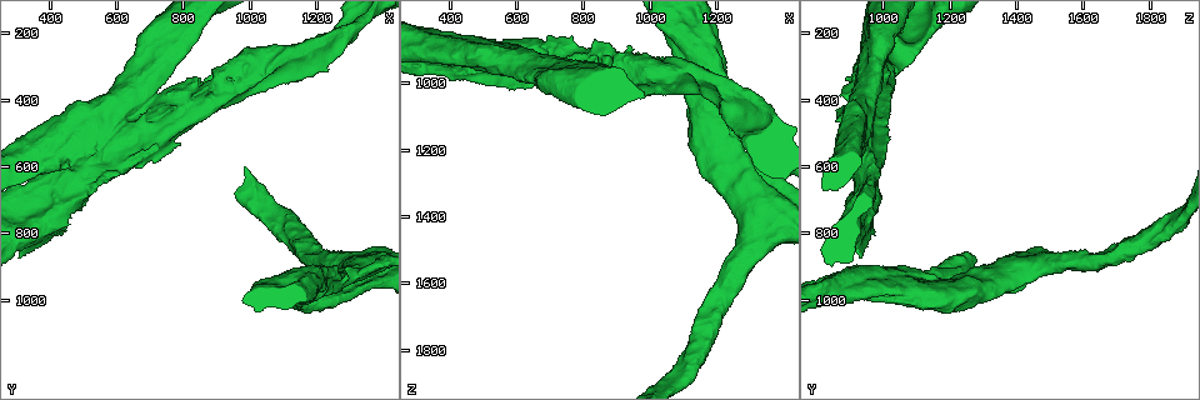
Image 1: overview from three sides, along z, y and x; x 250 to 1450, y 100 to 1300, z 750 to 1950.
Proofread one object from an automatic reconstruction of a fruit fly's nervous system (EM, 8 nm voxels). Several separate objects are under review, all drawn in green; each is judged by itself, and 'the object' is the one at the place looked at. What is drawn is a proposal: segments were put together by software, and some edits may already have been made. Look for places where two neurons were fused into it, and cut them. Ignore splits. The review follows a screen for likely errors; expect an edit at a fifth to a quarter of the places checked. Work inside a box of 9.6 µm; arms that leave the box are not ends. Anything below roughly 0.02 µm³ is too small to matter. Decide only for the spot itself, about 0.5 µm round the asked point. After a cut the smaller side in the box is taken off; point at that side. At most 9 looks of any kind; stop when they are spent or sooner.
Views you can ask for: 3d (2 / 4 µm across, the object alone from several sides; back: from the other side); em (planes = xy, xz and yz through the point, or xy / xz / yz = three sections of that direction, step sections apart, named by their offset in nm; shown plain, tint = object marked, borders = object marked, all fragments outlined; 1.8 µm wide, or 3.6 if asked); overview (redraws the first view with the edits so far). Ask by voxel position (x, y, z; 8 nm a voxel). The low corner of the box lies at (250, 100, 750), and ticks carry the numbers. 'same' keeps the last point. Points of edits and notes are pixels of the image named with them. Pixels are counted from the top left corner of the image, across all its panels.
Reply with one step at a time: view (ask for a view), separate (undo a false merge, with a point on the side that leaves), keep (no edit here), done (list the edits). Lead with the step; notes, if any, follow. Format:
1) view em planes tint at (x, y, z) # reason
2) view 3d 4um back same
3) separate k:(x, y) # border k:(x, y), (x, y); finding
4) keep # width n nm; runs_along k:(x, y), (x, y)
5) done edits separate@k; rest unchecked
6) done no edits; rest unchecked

view em xz step 16 tint at (1170, 310, 1020) # closes a loop

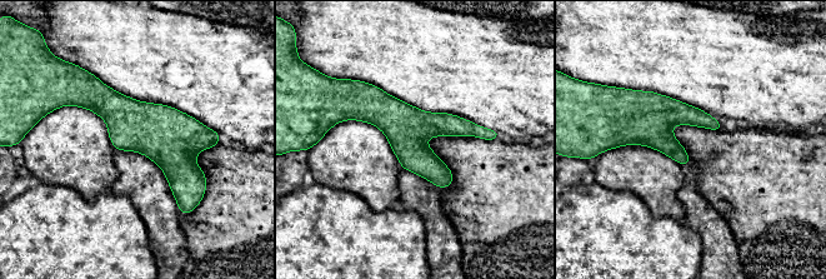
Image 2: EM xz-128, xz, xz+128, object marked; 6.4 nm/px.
view em planes borders same # cut it another way

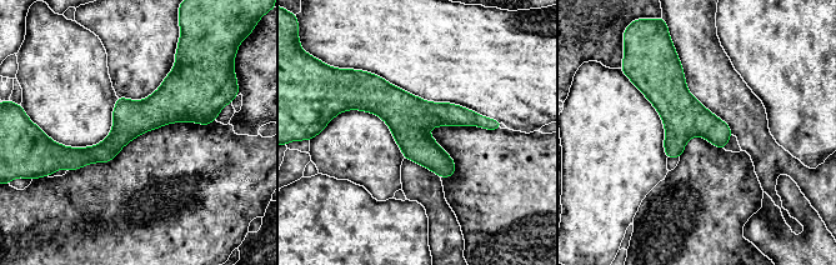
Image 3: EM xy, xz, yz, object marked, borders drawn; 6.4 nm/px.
keep # runs_along 3:(211, 116), (153, 111), (103, 153), (66, 153); all the same neuron

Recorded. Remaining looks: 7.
view em 3.6um yz step 8 tint at (1150, 940, 900) # sudden change in width

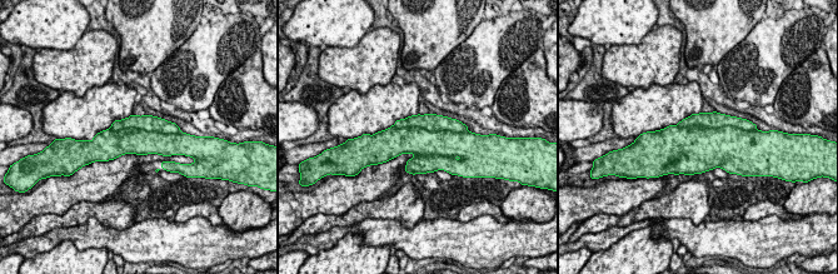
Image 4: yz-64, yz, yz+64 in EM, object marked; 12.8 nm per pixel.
separate 4:(149, 123) # width 500 nm; part_leaving 4:(115, 125), (153, 123), (173, 130); a second neuron is stuck on

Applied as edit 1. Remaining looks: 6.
view em 3.6um planes tint at (1350, 930, 1340) # sudden change in width

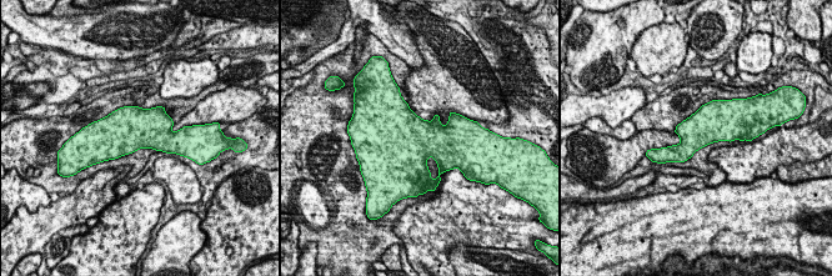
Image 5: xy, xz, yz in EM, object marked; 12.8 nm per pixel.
keep # continuous, no second neuron

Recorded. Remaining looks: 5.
view em 3.6um yz step 4 tint at (350, 740, 930) # touches itself

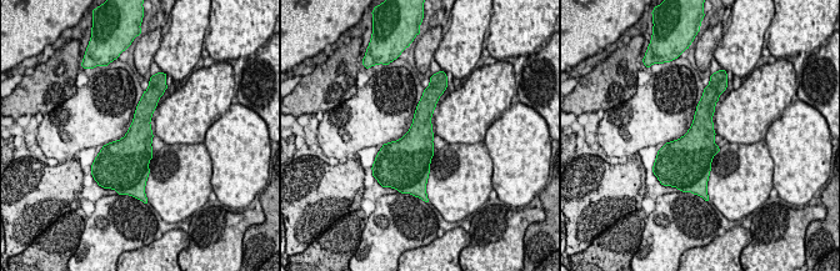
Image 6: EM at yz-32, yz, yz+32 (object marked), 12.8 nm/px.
view em 3.6um xy step 16 tint same # another direction

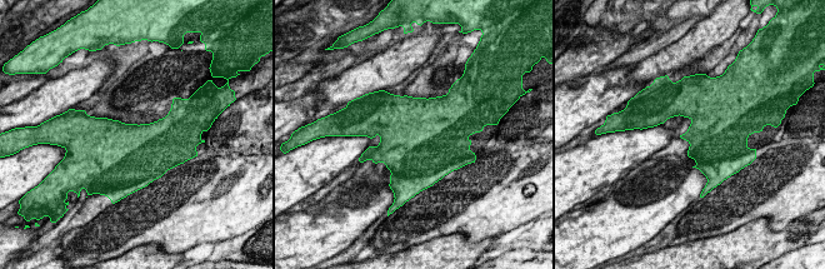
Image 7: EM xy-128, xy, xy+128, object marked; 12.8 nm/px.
keep # width 340 nm; all the same neuron

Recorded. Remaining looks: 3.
done edits separate@4; rest unchecked

